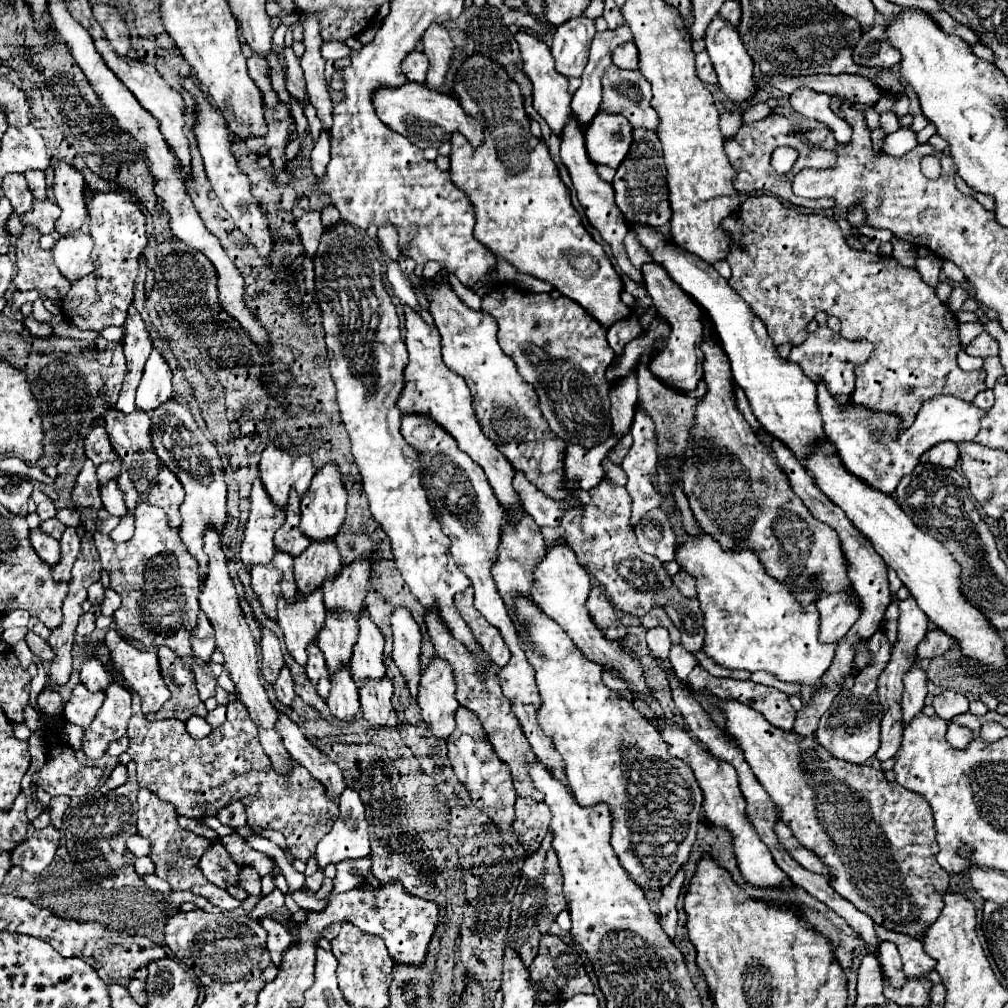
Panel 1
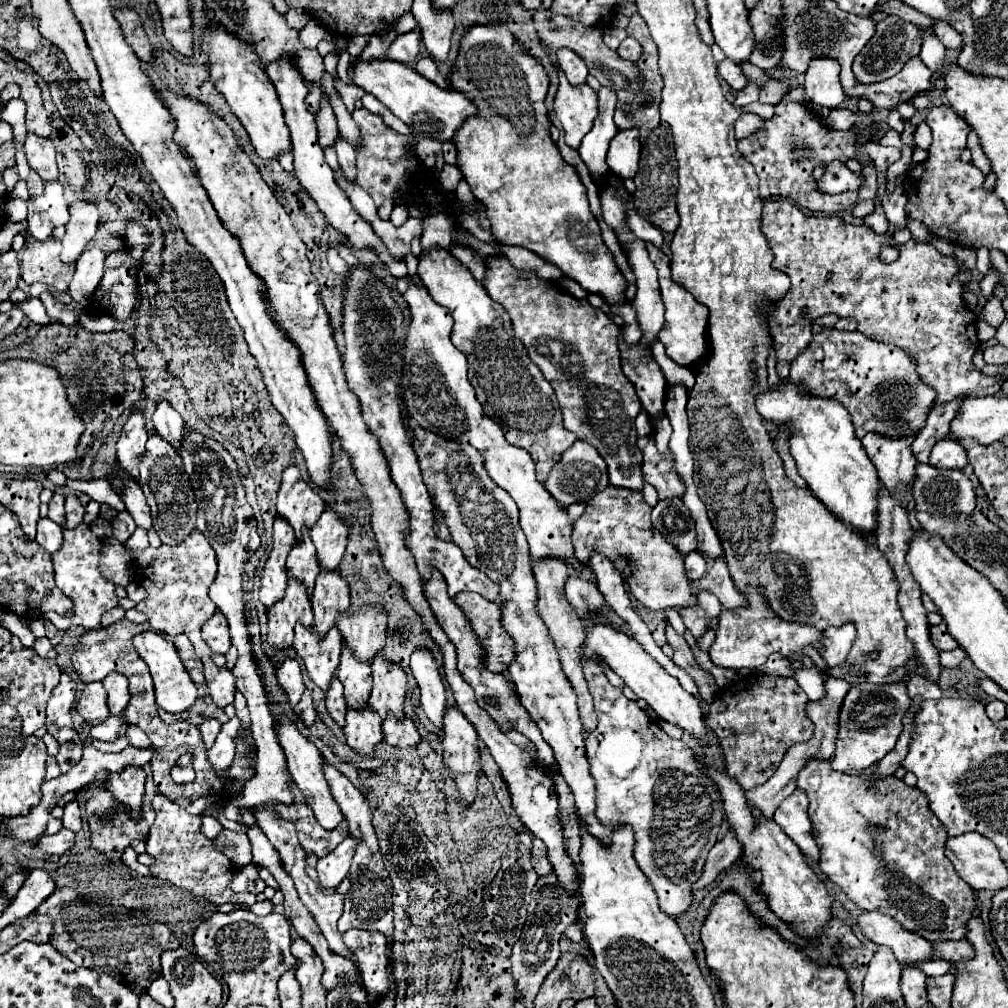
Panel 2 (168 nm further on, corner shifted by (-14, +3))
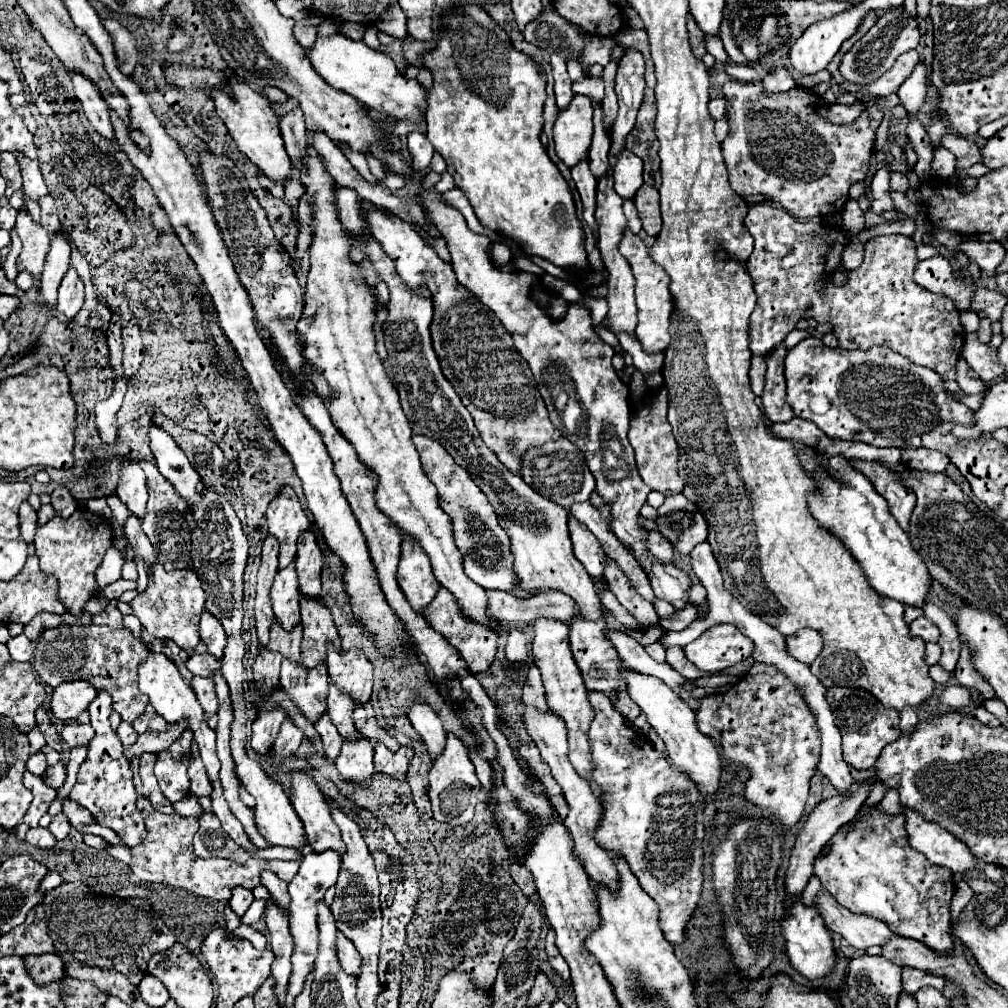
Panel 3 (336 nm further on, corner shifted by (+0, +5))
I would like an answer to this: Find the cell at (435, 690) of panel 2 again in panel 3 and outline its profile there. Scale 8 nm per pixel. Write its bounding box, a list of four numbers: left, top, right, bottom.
[408,698,446,758]

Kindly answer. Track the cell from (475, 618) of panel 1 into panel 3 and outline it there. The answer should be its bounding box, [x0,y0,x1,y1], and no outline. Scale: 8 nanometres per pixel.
[424,588,498,674]

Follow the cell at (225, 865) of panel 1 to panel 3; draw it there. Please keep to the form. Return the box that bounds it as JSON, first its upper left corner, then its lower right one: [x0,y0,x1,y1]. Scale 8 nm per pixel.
[230,886,254,916]

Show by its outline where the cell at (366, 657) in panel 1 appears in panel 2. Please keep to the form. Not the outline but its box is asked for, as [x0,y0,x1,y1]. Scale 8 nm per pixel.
[370,656,406,722]

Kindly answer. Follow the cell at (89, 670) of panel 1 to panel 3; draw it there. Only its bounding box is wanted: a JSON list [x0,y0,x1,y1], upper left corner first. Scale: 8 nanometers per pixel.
[70,692,146,848]

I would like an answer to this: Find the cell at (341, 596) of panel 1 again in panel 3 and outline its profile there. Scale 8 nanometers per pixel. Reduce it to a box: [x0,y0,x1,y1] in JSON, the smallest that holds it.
[326,648,372,702]

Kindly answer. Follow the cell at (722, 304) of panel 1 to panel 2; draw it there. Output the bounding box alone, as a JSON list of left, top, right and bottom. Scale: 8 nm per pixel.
[756,380,880,538]

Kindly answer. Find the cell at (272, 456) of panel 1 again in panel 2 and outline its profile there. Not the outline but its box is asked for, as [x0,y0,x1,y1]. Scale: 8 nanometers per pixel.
[278,466,326,540]

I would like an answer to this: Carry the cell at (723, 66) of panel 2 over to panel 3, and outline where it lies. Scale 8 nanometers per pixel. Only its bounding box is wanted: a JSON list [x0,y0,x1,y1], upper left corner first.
[722,80,882,218]

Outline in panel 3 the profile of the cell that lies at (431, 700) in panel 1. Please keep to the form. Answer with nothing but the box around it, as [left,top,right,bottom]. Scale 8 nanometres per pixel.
[430,732,480,826]

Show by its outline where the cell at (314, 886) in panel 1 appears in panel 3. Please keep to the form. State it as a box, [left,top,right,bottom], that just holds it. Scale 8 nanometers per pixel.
[130,796,300,900]

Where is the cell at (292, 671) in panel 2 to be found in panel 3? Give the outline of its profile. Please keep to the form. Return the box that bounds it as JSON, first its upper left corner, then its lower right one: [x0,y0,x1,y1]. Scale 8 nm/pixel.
[250,706,286,752]

